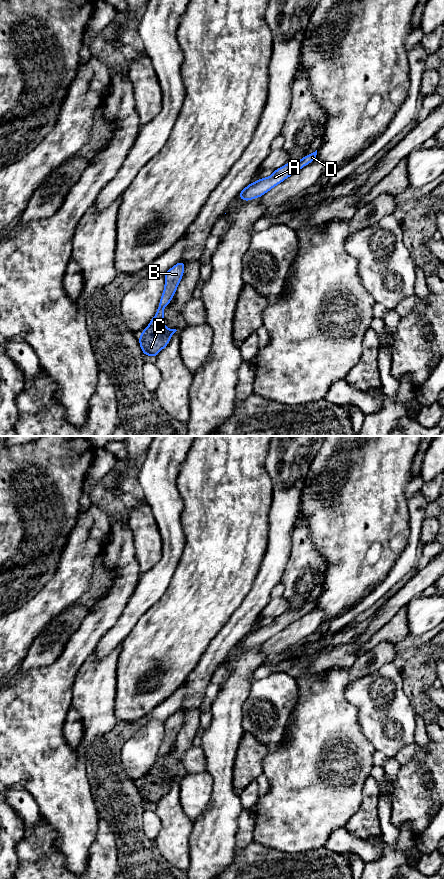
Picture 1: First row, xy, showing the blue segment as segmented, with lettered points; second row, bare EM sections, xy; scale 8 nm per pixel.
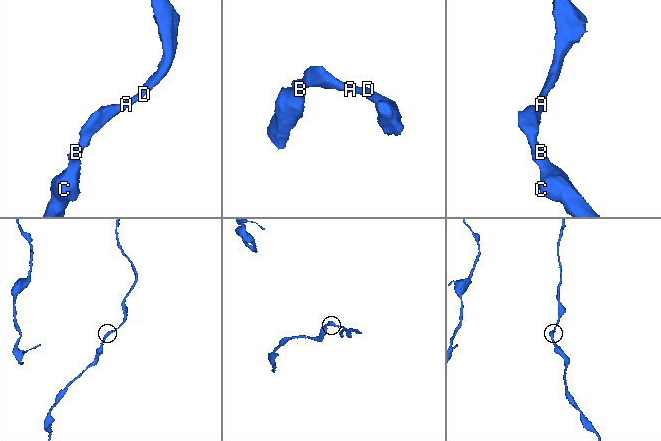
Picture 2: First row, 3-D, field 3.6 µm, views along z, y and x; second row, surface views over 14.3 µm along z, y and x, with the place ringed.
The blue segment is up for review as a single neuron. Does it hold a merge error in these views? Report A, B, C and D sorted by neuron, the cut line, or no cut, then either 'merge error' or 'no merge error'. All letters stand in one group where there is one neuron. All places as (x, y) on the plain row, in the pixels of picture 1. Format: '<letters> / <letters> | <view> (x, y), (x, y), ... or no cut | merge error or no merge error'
A B C D | no cut | no merge error

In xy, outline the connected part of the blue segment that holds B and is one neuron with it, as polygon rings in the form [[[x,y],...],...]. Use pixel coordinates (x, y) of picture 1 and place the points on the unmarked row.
[[[179,709],[164,721],[164,739],[161,743],[157,760],[138,786],[144,803],[155,806],[156,803],[168,793],[172,783],[177,779],[176,777],[169,777],[165,774],[164,756],[174,745],[177,735],[183,725],[184,718],[185,711]]]

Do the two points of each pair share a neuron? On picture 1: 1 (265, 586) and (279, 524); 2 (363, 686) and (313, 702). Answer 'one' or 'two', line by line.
1: one
2: two

